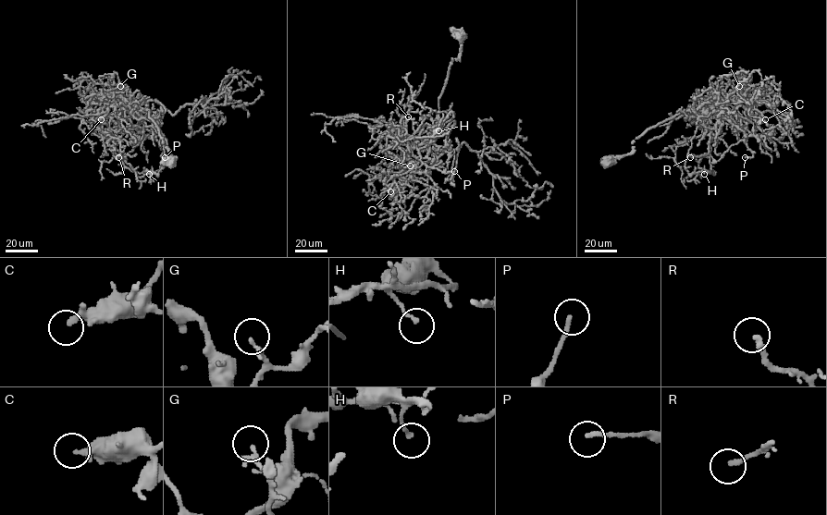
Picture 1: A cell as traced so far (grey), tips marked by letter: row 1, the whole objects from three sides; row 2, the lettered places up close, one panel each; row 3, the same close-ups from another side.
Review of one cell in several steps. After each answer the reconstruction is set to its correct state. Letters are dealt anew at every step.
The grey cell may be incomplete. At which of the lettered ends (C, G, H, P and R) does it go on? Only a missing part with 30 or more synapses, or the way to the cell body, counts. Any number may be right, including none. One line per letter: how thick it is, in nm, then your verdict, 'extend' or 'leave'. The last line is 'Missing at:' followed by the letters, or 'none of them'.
C: calibre 240 nm; leave
G: calibre 190 nm; leave
H: calibre 160 nm; leave
P: calibre 180 nm; leave
R: calibre 200 nm; leave
Missing at: none of them

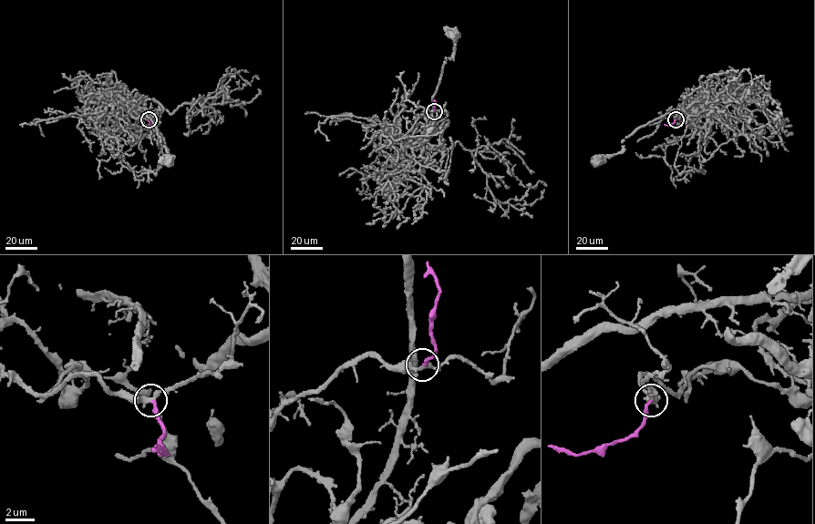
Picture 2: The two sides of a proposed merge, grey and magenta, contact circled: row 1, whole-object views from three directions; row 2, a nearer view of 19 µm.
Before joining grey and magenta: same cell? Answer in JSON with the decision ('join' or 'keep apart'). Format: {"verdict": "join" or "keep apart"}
{"verdict": "join"}

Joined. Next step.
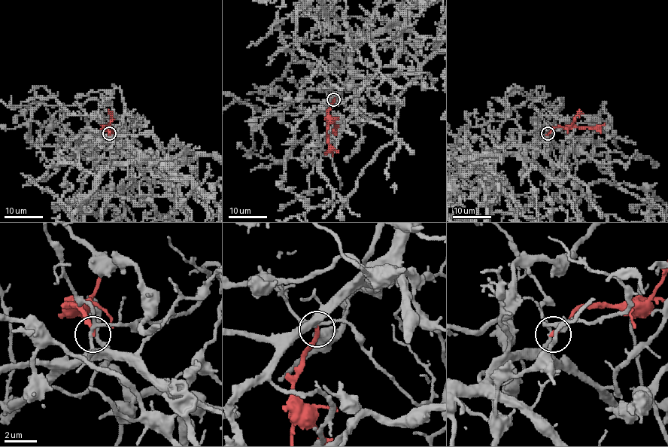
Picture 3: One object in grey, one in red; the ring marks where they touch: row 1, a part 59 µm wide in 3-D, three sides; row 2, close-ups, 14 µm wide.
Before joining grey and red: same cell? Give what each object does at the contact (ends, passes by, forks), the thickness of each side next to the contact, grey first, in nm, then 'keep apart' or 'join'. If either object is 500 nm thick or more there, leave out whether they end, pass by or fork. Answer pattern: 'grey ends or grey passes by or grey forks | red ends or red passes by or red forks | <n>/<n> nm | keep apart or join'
grey forks | red ends | 160/280 nm | keep apart

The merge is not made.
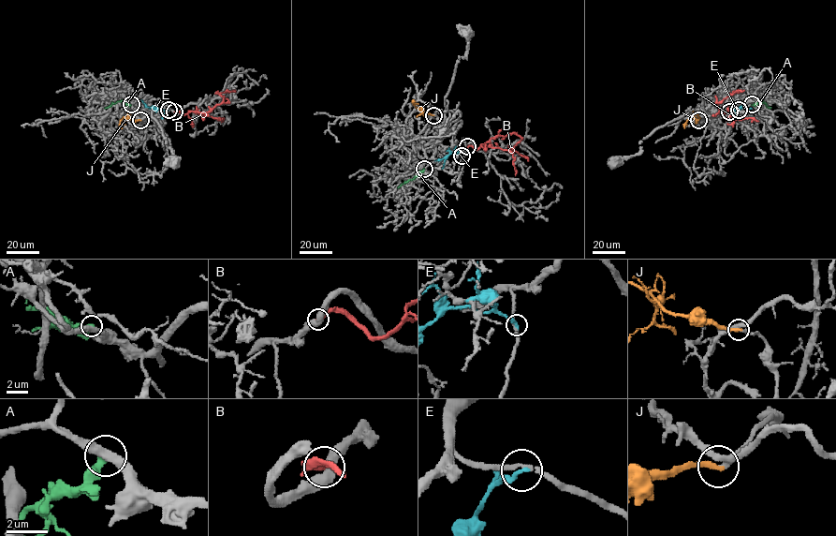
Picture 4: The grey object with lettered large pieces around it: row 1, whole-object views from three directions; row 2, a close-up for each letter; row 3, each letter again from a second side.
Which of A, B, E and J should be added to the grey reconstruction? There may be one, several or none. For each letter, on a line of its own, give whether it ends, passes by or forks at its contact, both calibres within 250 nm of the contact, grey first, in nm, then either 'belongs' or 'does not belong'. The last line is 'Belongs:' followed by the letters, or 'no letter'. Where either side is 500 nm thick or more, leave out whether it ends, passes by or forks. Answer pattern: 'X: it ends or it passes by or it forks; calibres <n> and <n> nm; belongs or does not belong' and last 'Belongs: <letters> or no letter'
A: it ends; calibres 400 and 360 nm; does not belong
B: calibres 500 and 400 nm; does not belong
E: it ends; calibres 200 and 220 nm; does not belong
J: it ends; calibres 180 and 280 nm; belongs
Belongs: J

